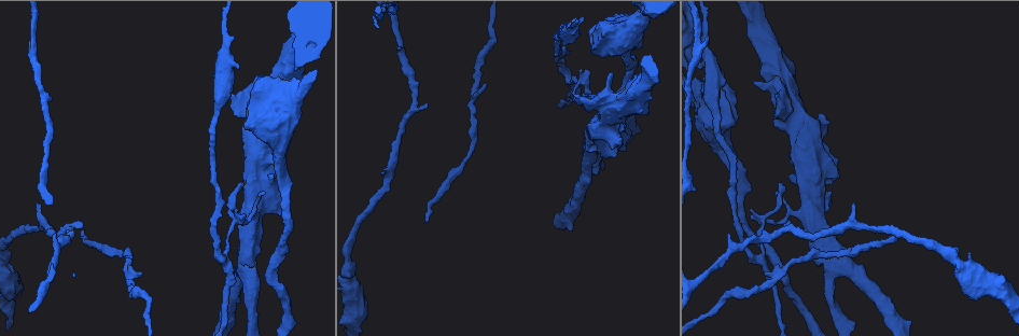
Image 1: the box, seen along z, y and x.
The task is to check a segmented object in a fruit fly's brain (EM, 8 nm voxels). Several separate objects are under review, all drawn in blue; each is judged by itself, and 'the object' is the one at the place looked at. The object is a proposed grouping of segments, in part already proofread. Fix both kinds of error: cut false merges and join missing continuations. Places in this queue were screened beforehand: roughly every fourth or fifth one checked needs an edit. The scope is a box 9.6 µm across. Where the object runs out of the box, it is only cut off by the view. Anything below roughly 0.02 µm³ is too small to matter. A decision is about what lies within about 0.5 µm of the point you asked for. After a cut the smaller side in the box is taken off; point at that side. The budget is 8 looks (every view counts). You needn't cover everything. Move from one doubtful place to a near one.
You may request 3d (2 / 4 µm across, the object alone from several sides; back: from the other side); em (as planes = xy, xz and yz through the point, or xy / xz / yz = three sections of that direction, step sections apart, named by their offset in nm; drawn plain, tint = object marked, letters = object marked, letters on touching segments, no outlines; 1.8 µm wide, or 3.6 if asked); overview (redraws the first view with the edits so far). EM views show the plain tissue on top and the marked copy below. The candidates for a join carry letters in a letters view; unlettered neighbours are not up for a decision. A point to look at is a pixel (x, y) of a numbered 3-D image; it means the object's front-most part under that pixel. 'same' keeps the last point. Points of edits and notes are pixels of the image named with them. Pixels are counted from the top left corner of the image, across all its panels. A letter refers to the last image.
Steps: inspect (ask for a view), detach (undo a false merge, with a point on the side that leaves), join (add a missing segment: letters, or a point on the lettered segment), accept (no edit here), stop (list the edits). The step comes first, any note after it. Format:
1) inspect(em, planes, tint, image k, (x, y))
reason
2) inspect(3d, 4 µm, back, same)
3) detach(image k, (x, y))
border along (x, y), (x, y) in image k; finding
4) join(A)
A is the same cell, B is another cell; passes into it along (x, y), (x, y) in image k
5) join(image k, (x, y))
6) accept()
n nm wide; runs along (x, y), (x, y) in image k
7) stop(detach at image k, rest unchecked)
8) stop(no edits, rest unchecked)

inspect(em, planes, letters, image 1, (712, 98))
calibre changes

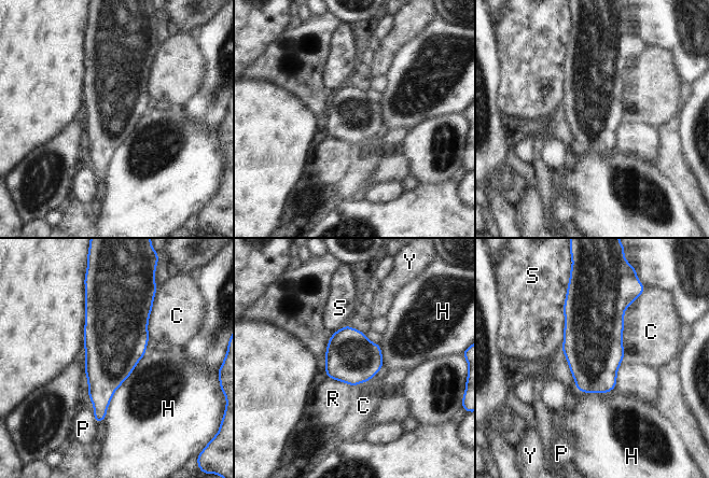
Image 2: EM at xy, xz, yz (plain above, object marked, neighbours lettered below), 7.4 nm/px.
accept()
C, H, P, R, S and Y are other cells; border along (146, 352), (113, 393), (103, 420) in image 2; one neuron here

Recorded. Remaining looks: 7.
inspect(3d, 2 µm, image 1, (428, 106))
free end

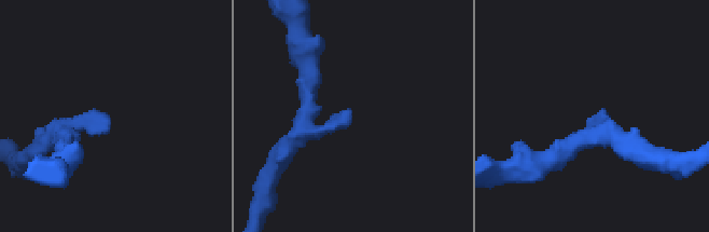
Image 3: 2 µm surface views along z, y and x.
inspect(em, xz, step 16, tint, image 3, (351, 111))

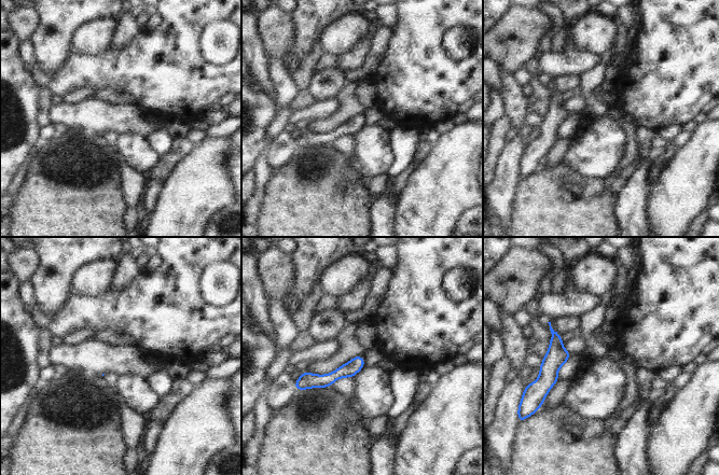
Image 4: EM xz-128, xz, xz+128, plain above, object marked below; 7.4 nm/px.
inspect(em, xy, step 4, letters, same)
another direction

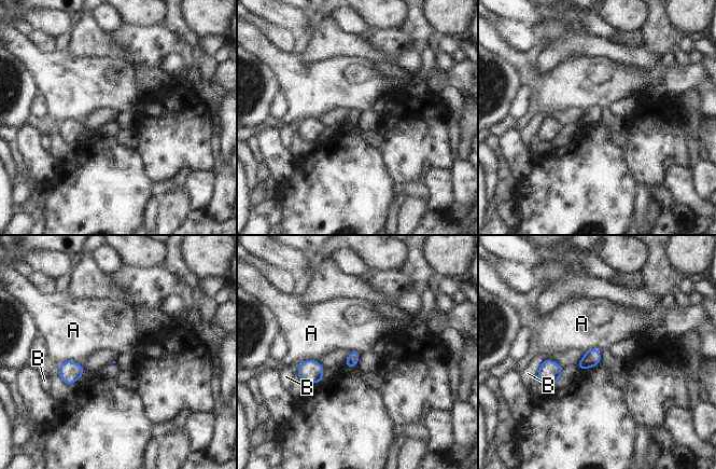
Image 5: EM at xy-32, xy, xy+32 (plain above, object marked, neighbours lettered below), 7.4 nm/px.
accept()
A and B are other cells; border along (60, 361), (74, 361), (82, 366) in image 5; none of them fits

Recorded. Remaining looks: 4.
inspect(em, xy, step 8, tint, image 1, (761, 260))
side arm on a straight run

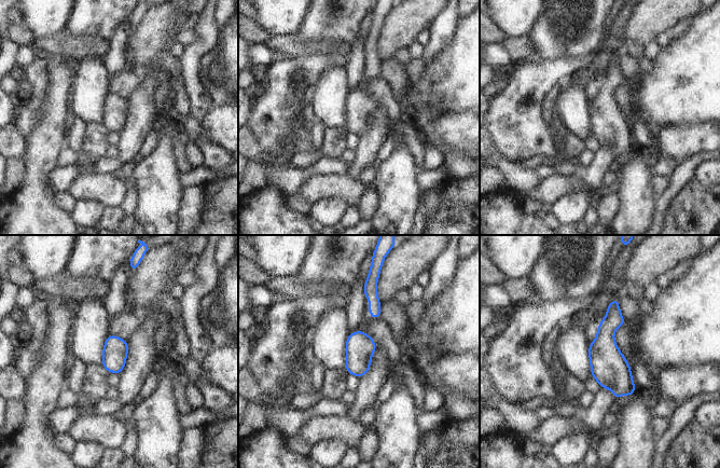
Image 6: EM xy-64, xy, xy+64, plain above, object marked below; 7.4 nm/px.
inspect(em, planes, letters, same)

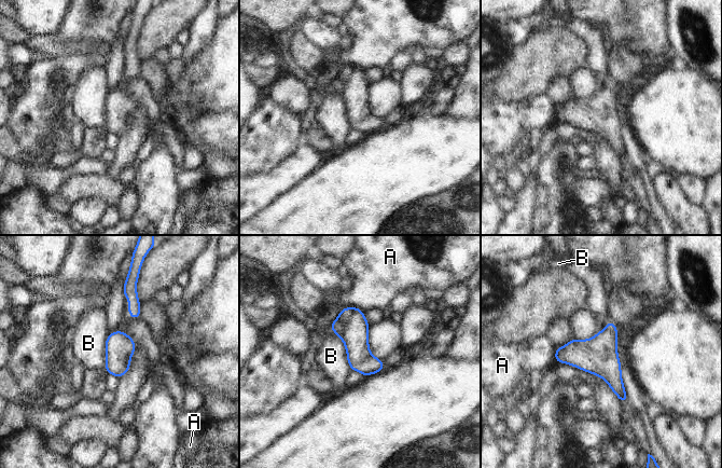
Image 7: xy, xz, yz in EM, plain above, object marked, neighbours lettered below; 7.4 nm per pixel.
accept()
200 nm wide; A and B are other cells; border along (335, 334), (344, 344), (351, 369) in image 7; one neuron here

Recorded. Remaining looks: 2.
stop(no edits, rest unchecked)

